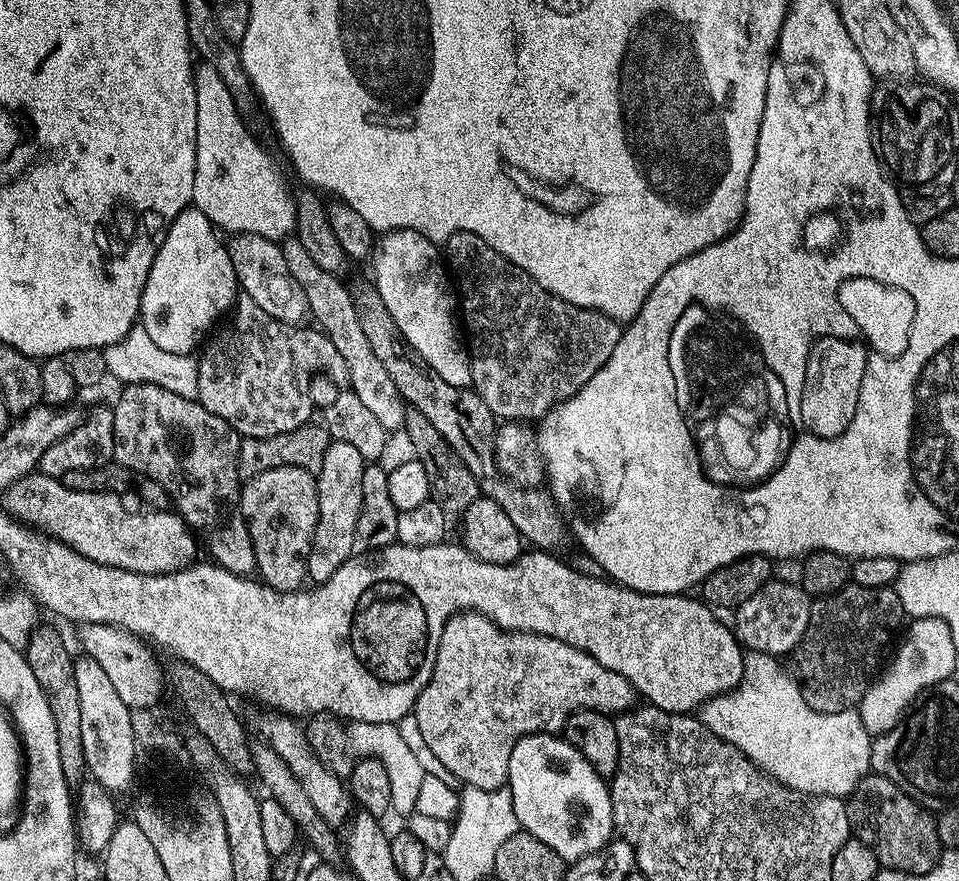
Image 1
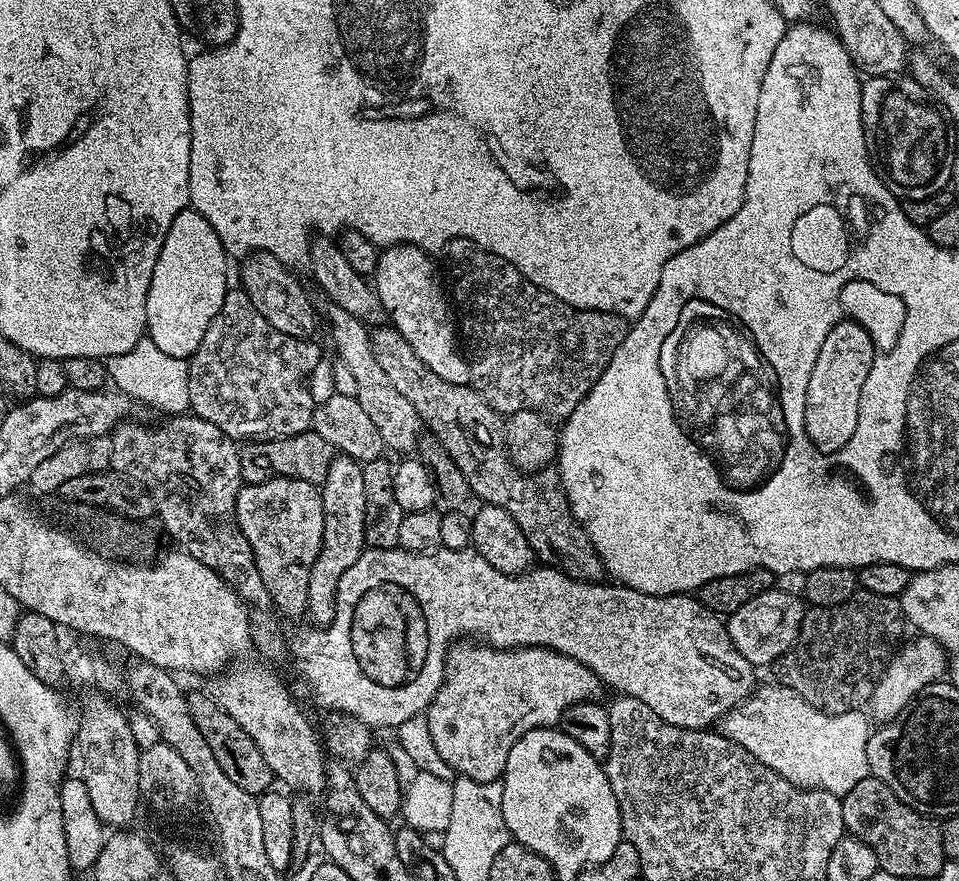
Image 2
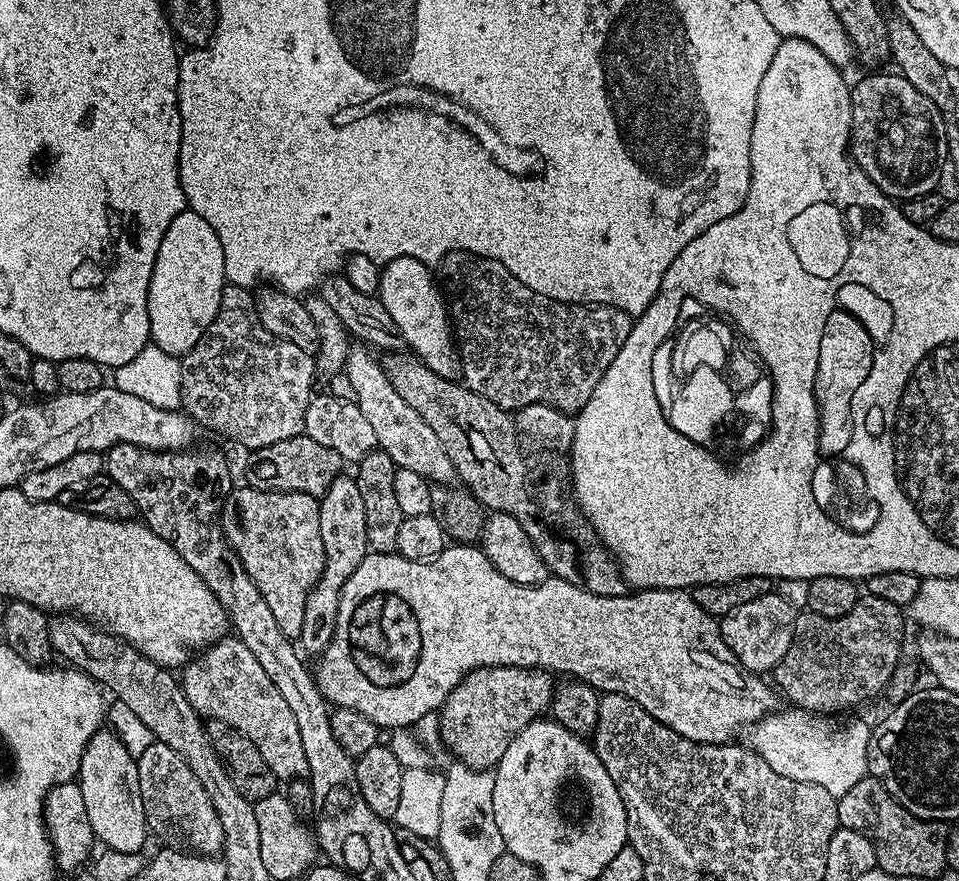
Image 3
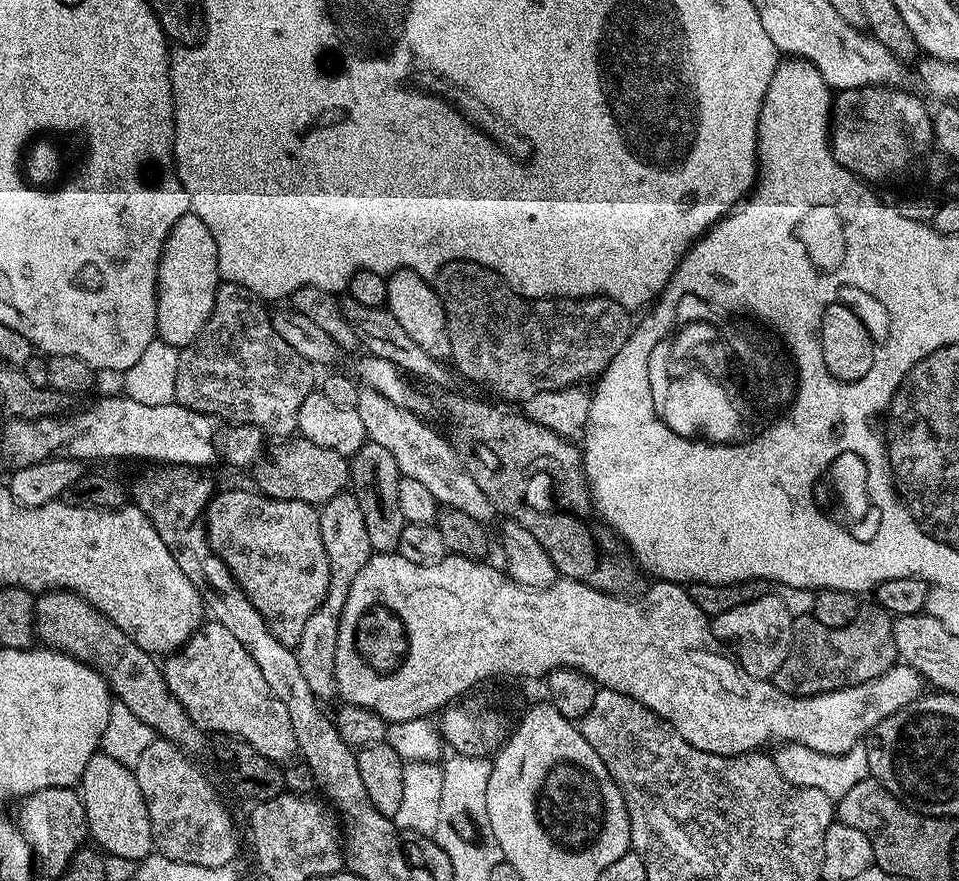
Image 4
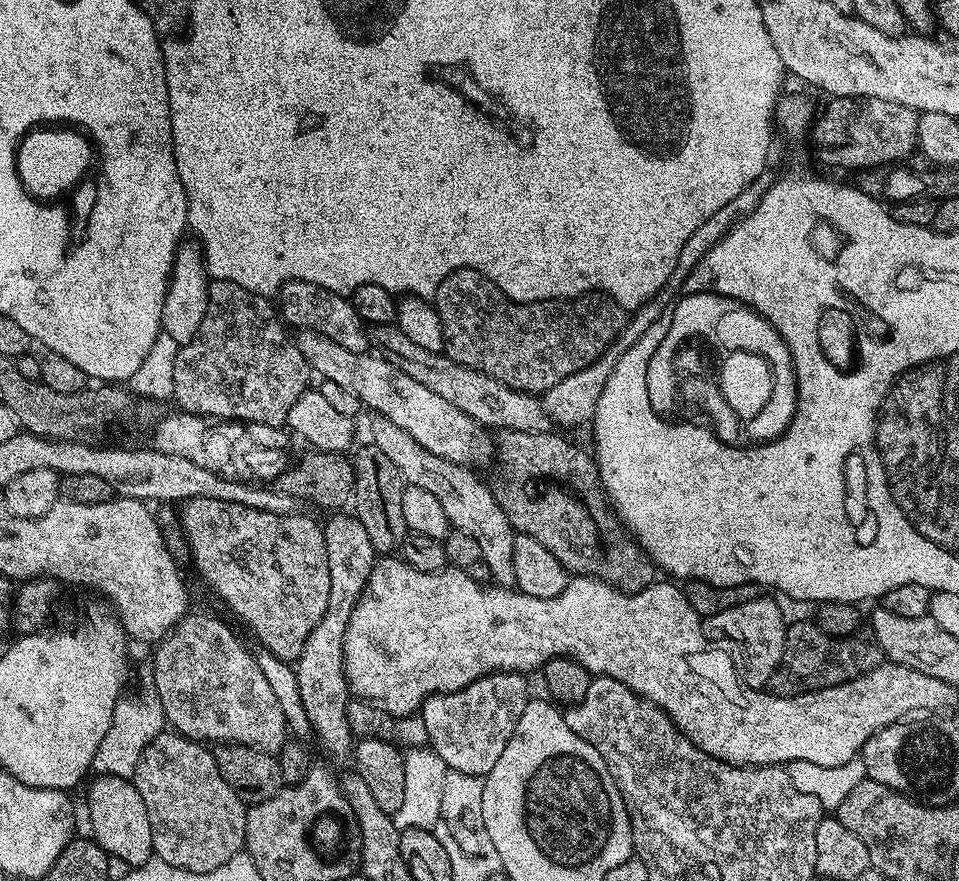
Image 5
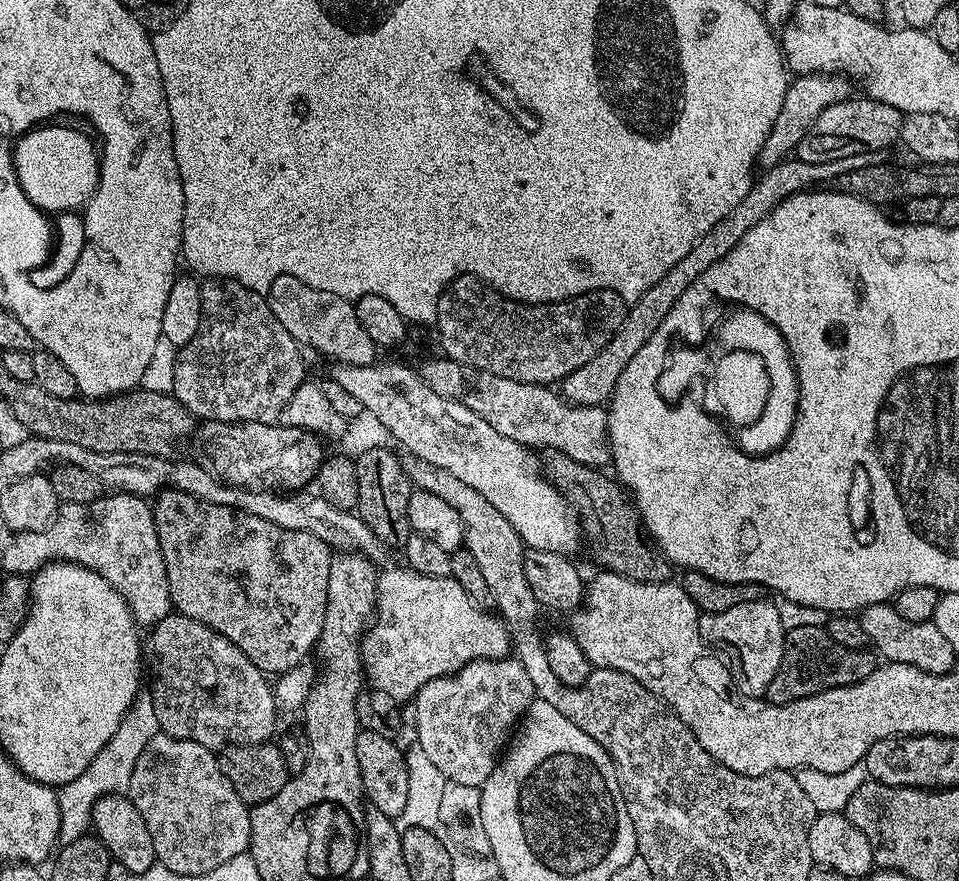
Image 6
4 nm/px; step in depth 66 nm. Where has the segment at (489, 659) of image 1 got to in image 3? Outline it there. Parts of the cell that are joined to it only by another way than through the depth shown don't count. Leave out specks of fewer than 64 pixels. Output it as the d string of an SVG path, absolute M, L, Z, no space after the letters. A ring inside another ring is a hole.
M490 668L487 670L470 672L467 676L465 676L462 683L460 683L458 686L454 686L452 693L450 693L449 696L444 699L443 706L438 709L438 715L440 717L440 729L442 730L442 742L448 747L449 753L451 753L451 755L455 757L459 763L470 766L474 770L495 769L497 762L502 758L502 754L506 754L506 746L510 746L512 739L514 739L531 720L537 719L537 717L543 713L540 712L543 710L543 708L545 711L545 709L551 705L553 691L553 677L543 670L537 670L534 668Z

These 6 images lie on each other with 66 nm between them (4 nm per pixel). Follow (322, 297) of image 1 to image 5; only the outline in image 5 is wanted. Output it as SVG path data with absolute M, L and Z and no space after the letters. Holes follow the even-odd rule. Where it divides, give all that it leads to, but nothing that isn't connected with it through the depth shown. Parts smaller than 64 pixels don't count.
M383 418L373 419L371 443L394 466L398 466L398 474L402 474L405 484L422 486L422 490L434 494L438 502L442 502L442 510L446 510L446 518L449 525L455 531L470 534L474 542L482 550L482 558L488 567L488 575L497 585L515 585L514 578L514 542L517 533L512 523L506 518L502 506L496 501L496 493L479 480L475 471L469 470L463 464L455 464L446 458L440 458L438 454L432 454L426 450L426 446L418 446L402 426L394 426L394 422Z

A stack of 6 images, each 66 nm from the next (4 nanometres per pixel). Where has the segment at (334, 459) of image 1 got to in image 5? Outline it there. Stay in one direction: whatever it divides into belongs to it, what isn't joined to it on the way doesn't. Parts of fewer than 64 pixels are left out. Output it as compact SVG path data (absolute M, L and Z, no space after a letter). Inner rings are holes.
M344 514L333 515L336 517L323 525L326 558L330 562L330 602L326 602L322 622L310 630L310 638L306 638L306 646L302 646L302 654L294 661L306 716L310 718L313 733L317 737L320 735L321 742L328 747L332 756L344 756L347 752L349 755L354 748L354 737L348 721L350 693L344 673L344 639L346 626L350 626L350 614L354 614L354 606L364 592L372 567L378 559L376 547L370 542L370 534L366 534L366 526L362 526L355 515L340 515Z

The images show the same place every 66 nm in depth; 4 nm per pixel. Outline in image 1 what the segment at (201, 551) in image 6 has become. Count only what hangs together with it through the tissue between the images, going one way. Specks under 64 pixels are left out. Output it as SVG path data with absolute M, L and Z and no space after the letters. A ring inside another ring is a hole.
M274 466L274 470L262 470L262 474L254 474L254 478L243 481L240 489L240 513L244 516L252 539L259 579L267 587L279 592L303 589L308 580L310 546L318 526L318 486L315 475L298 466Z

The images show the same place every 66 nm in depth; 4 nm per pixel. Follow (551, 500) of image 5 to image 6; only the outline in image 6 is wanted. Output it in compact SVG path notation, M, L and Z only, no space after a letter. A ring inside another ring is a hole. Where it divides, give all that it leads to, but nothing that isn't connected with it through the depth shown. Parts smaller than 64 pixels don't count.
M552 452L549 457L548 464L546 460L546 475L580 517L583 535L592 539L589 544L587 541L586 548L592 551L593 558L600 563L599 567L622 574L634 582L669 583L673 579L674 565L665 558L664 551L646 531L631 492L619 479L611 475L608 477L607 471L574 462L574 458L563 456L561 452Z

